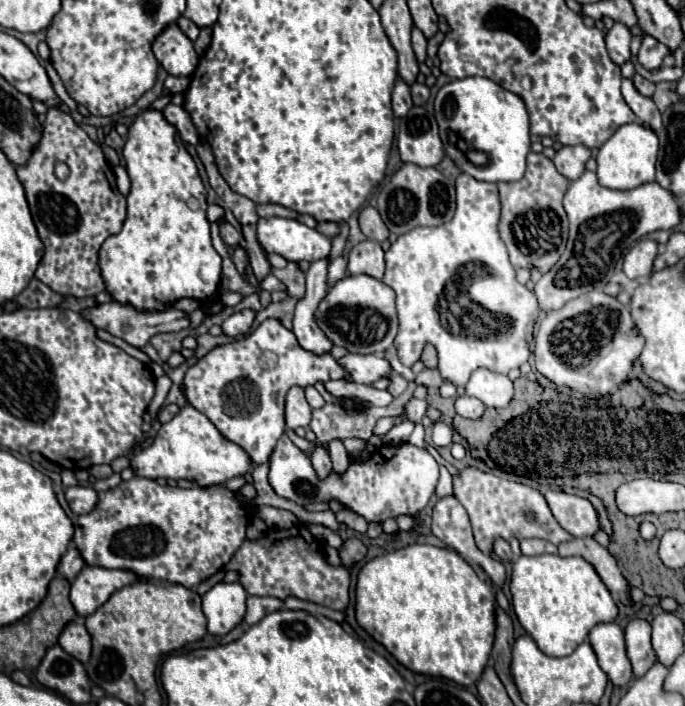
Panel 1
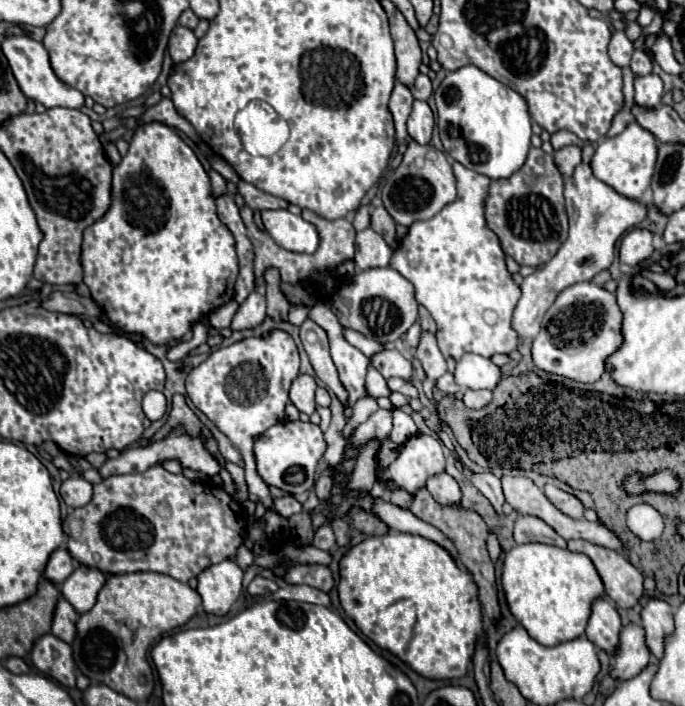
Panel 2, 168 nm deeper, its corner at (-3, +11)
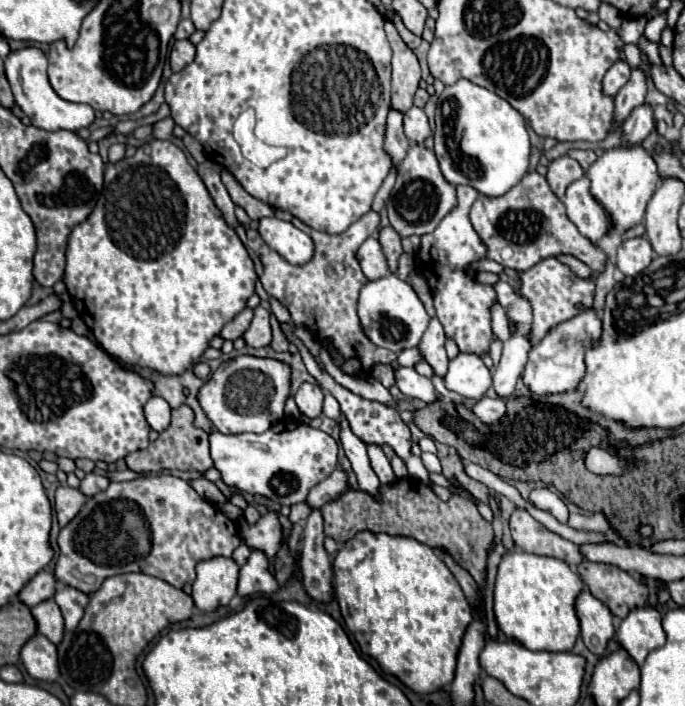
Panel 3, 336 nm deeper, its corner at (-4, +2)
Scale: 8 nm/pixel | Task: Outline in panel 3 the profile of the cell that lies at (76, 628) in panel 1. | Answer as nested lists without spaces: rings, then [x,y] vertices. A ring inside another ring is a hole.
[[[49,598],[49,600],[33,606],[31,614],[35,618],[37,632],[47,636],[53,644],[61,642],[61,638],[63,638],[63,616],[61,616],[61,610],[55,604],[55,600]]]

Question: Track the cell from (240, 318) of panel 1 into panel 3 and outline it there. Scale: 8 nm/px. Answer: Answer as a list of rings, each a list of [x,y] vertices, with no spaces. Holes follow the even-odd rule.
[[[257,306],[255,308],[255,318],[249,326],[249,330],[245,332],[245,342],[247,346],[251,348],[263,348],[263,346],[269,346],[271,342],[271,324],[269,324],[269,310]]]

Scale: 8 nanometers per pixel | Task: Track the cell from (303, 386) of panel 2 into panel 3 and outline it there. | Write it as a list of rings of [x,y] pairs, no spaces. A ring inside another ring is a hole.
[[[301,384],[295,394],[295,402],[305,416],[317,418],[323,410],[323,390],[317,384]]]

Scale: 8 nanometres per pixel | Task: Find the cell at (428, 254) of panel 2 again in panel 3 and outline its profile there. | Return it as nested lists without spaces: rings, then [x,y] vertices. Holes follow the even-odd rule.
[[[457,186],[457,206],[441,220],[435,232],[421,238],[419,270],[429,282],[435,310],[445,328],[445,334],[457,342],[461,352],[481,354],[489,352],[489,340],[493,338],[489,308],[493,306],[497,296],[493,286],[477,284],[475,274],[467,268],[467,264],[485,258],[487,252],[469,222],[469,210],[477,196],[477,190],[473,190],[471,186]]]

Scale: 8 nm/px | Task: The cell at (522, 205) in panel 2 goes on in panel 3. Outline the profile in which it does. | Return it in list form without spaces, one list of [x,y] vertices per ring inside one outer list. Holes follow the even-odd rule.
[[[537,172],[527,174],[505,196],[499,196],[499,198],[479,196],[471,206],[469,218],[481,242],[487,248],[499,248],[501,264],[523,264],[523,270],[527,270],[543,258],[573,254],[575,258],[585,262],[595,276],[605,268],[605,262],[607,262],[605,250],[599,246],[593,246],[593,242],[589,242],[589,238],[585,238],[577,230],[577,226],[567,218],[565,206],[561,204],[561,200],[551,192],[547,180]],[[481,218],[489,218],[489,220],[481,222]]]

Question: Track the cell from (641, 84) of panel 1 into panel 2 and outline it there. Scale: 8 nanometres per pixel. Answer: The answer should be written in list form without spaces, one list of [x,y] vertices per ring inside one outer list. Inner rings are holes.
[[[656,73],[648,77],[636,77],[634,81],[636,97],[634,101],[642,107],[658,107],[662,101],[662,79]]]

